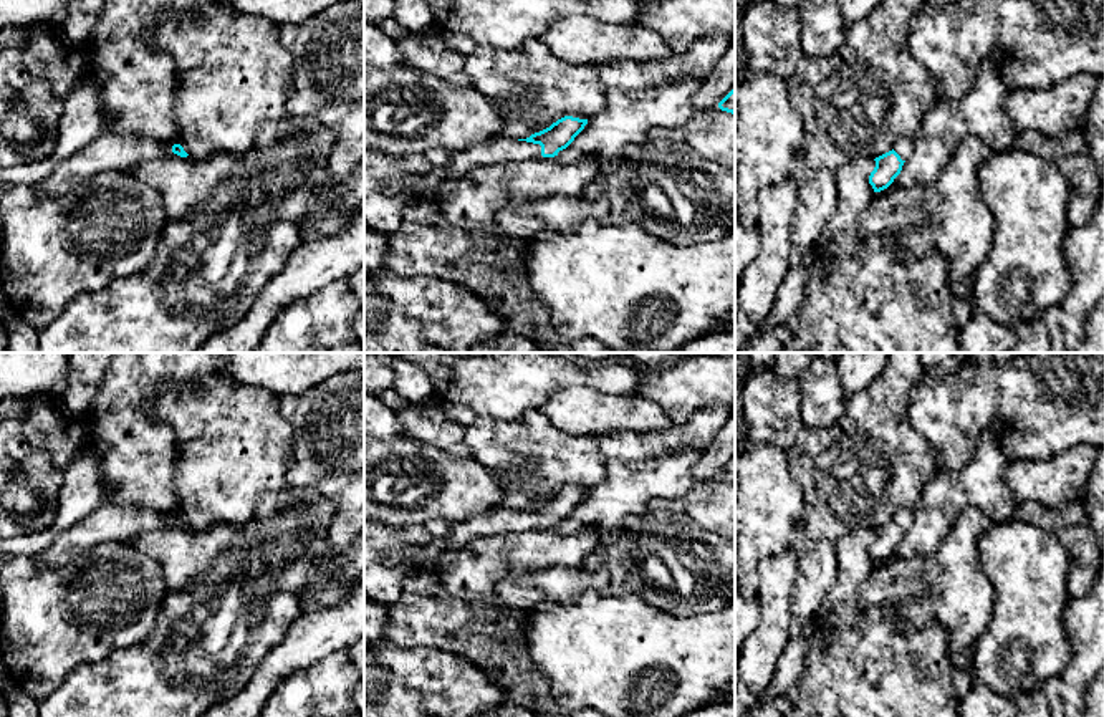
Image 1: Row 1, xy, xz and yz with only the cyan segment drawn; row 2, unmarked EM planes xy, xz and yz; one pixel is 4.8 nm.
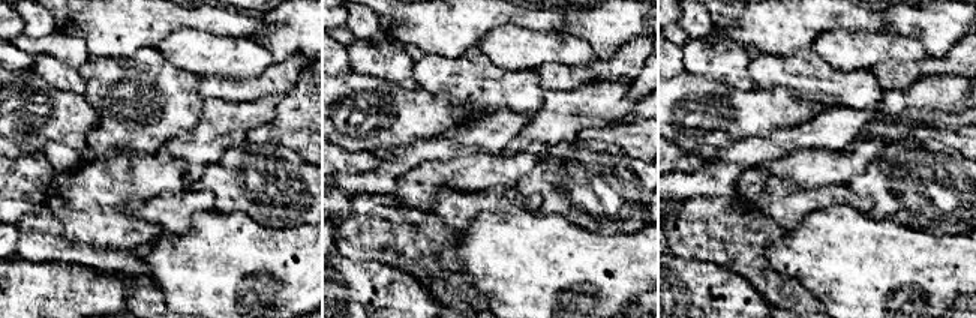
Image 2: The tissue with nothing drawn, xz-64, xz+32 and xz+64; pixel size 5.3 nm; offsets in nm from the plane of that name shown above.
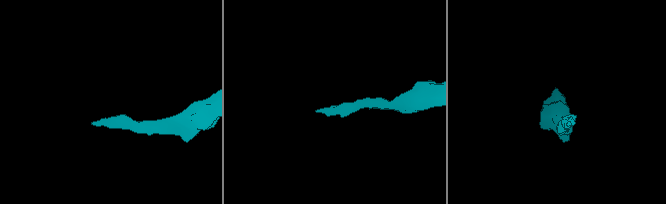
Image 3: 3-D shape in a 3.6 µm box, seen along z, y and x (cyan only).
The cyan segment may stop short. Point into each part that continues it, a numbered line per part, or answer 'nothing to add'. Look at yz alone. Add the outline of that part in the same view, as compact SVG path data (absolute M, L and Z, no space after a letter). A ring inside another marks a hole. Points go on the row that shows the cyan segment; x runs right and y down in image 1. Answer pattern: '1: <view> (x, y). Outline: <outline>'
1: yz (904, 146). Outline: M900 137L900 139L894 144L894 151L900 156L902 161L910 159L910 156L912 156L912 152L914 152L912 137Z

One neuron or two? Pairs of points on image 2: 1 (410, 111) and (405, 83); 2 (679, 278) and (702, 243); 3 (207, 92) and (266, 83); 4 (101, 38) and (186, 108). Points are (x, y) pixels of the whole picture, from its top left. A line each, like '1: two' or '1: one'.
1: two
2: two
3: one
4: two

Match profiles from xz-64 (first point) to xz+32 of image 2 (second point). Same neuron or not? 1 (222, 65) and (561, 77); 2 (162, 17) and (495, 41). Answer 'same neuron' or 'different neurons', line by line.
1: different neurons
2: different neurons

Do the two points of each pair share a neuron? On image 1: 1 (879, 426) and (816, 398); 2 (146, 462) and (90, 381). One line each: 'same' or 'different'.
1: different
2: different

